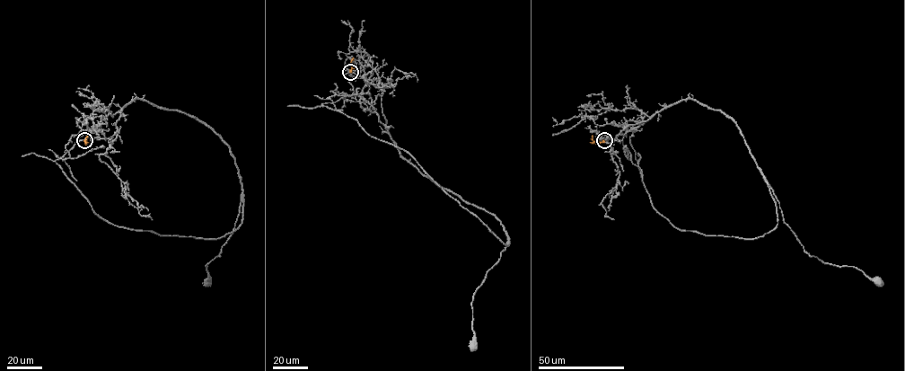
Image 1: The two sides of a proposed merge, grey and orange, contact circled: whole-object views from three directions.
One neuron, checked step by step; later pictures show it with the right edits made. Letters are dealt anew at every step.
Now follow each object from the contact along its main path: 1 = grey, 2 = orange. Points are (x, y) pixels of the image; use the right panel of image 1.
1: (604, 140), (680, 100), (719, 110), (736, 124), (804, 251), (880, 281)
2: (604, 140), (597, 145), (592, 135)

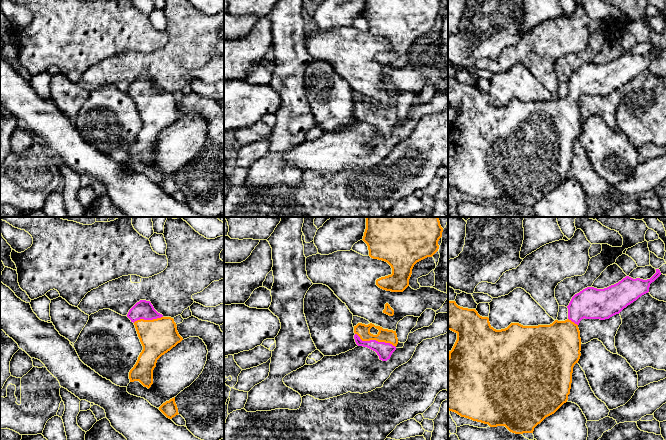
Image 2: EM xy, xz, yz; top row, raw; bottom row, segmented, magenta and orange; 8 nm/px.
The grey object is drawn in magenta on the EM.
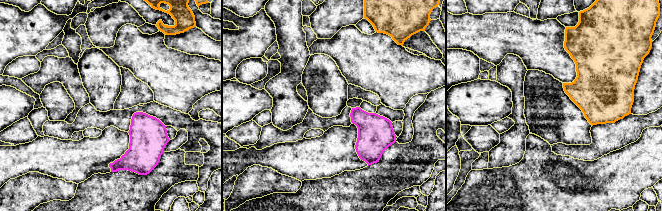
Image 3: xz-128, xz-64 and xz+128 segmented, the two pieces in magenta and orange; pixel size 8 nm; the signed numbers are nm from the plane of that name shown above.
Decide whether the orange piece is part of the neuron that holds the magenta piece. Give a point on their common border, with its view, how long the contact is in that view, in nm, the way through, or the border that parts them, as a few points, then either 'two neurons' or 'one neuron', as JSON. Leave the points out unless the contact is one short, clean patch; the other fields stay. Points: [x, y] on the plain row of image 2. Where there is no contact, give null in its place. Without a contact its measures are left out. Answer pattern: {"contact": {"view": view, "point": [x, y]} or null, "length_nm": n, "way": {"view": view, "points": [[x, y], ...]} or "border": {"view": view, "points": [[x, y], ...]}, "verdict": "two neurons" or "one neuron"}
{"contact": {"view": "xz", "point": [375, 116]}, "length_nm": 340, "way": {"view": "xz", "points": [[384, 126], [375, 116], [363, 107]]}, "verdict": "one neuron"}

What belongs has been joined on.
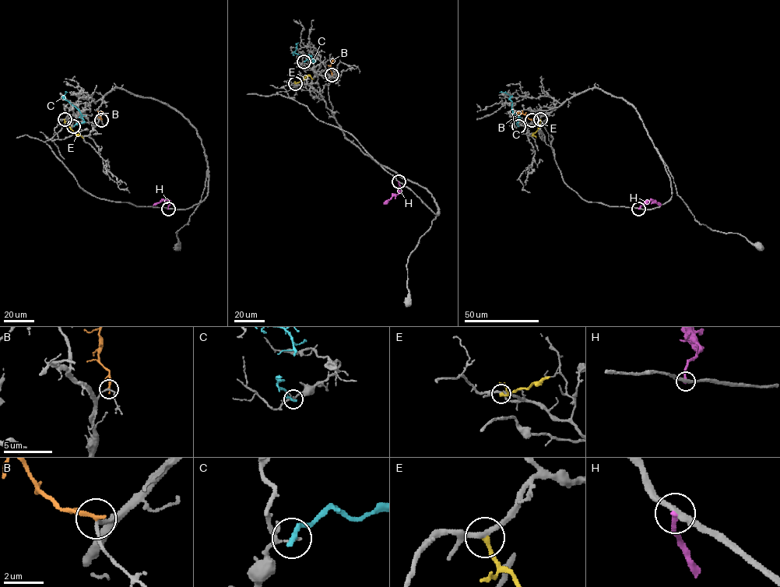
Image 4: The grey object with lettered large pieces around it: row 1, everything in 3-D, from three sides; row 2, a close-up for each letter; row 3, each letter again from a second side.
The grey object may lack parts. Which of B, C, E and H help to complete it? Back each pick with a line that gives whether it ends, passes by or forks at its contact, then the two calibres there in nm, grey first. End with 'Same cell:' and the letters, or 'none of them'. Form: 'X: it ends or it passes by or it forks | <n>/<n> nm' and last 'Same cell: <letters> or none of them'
B: it ends | 150/240 nm
Same cell: B

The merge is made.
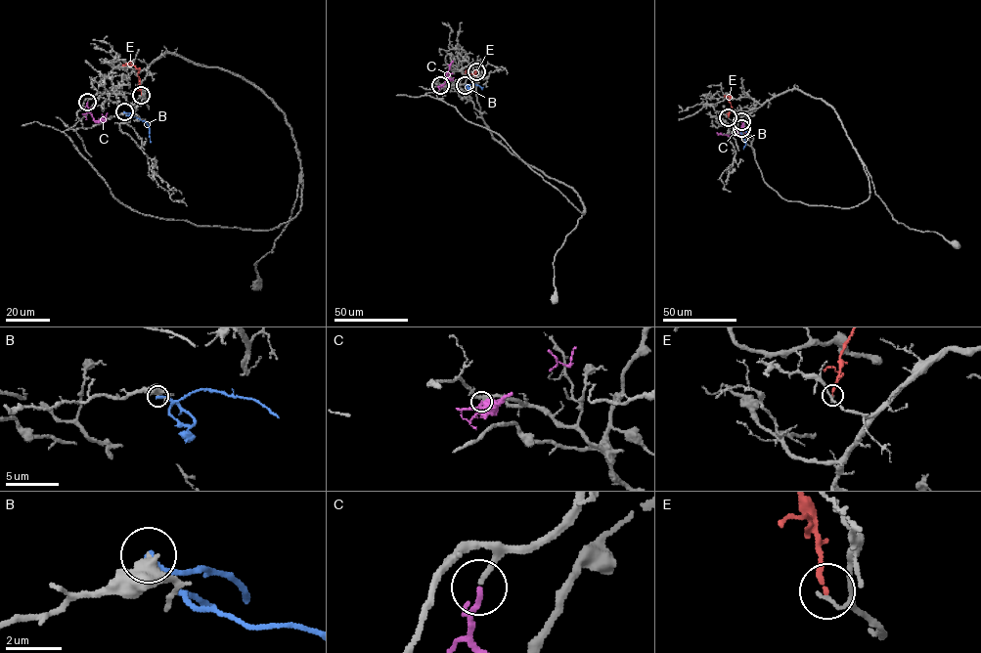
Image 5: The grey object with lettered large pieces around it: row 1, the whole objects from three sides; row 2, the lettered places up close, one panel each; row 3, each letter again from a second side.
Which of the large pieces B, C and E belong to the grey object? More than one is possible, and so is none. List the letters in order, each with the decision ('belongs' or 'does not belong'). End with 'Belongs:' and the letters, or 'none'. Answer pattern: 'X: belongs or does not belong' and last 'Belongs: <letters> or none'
B: does not belong
C: belongs
E: does not belong
Belongs: C

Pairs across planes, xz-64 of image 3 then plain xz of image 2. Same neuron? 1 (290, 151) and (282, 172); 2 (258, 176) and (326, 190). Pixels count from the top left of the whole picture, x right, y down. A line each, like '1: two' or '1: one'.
1: two
2: two

